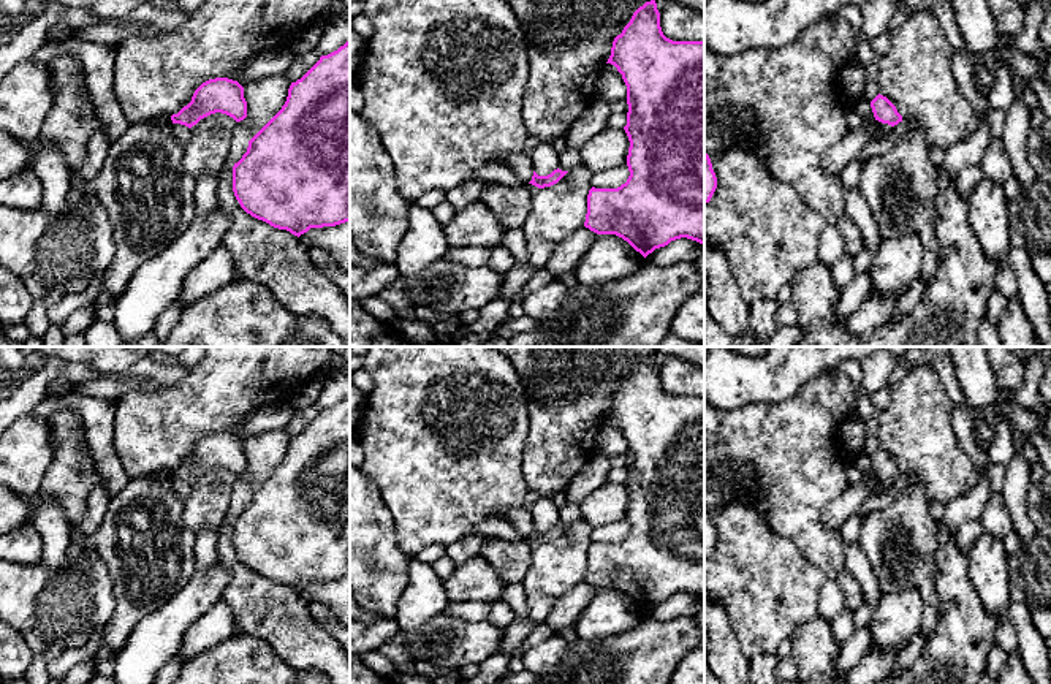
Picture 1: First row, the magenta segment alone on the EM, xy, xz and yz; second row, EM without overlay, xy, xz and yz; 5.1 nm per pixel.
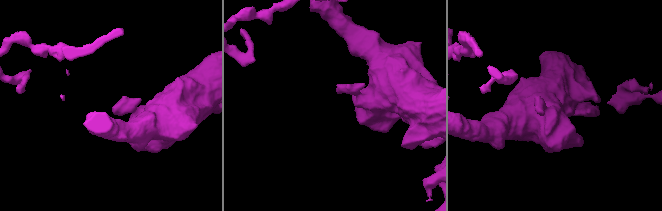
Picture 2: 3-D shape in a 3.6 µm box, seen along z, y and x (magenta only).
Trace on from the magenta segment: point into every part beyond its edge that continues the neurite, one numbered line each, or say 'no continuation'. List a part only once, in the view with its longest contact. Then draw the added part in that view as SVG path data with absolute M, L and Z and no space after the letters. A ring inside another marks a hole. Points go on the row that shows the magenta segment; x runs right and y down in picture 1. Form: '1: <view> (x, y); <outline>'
no continuation

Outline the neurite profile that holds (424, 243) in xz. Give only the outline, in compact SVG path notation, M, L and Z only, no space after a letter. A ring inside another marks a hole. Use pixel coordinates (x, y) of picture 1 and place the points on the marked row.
M413 200L408 203L408 228L399 249L396 268L404 282L412 280L429 264L445 256L448 242L443 226L429 209L419 207Z

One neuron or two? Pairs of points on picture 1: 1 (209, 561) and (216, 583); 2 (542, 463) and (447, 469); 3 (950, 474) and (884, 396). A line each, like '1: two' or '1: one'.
1: two
2: two
3: two

